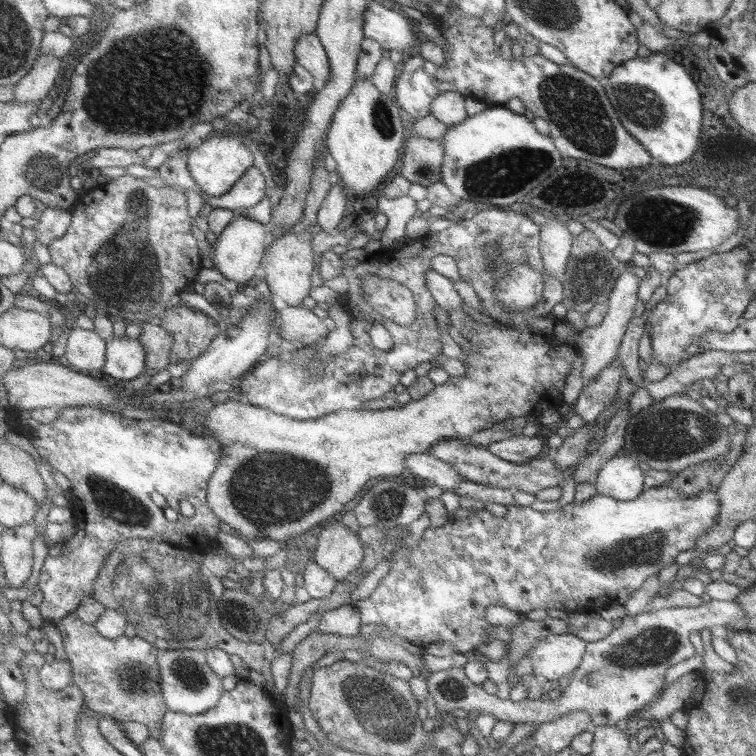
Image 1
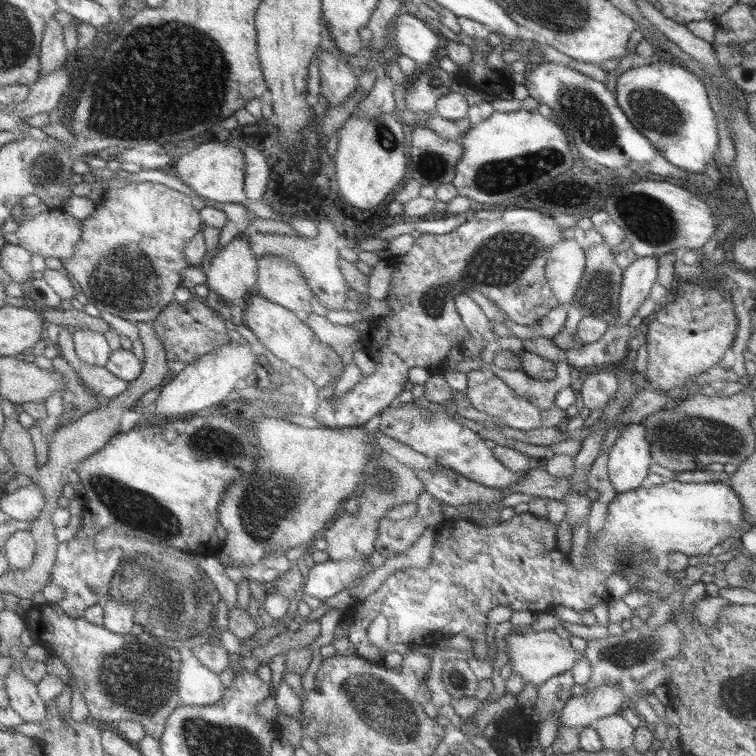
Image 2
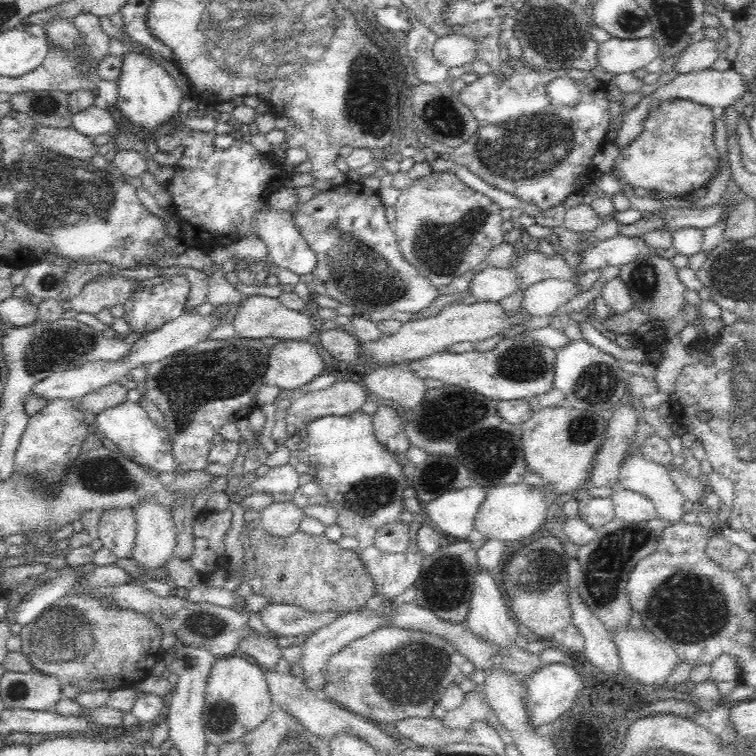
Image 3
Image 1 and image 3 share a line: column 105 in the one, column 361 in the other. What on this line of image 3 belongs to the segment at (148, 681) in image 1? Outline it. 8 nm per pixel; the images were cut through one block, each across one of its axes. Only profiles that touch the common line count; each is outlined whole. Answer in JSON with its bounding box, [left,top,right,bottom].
[322,627,474,729]

